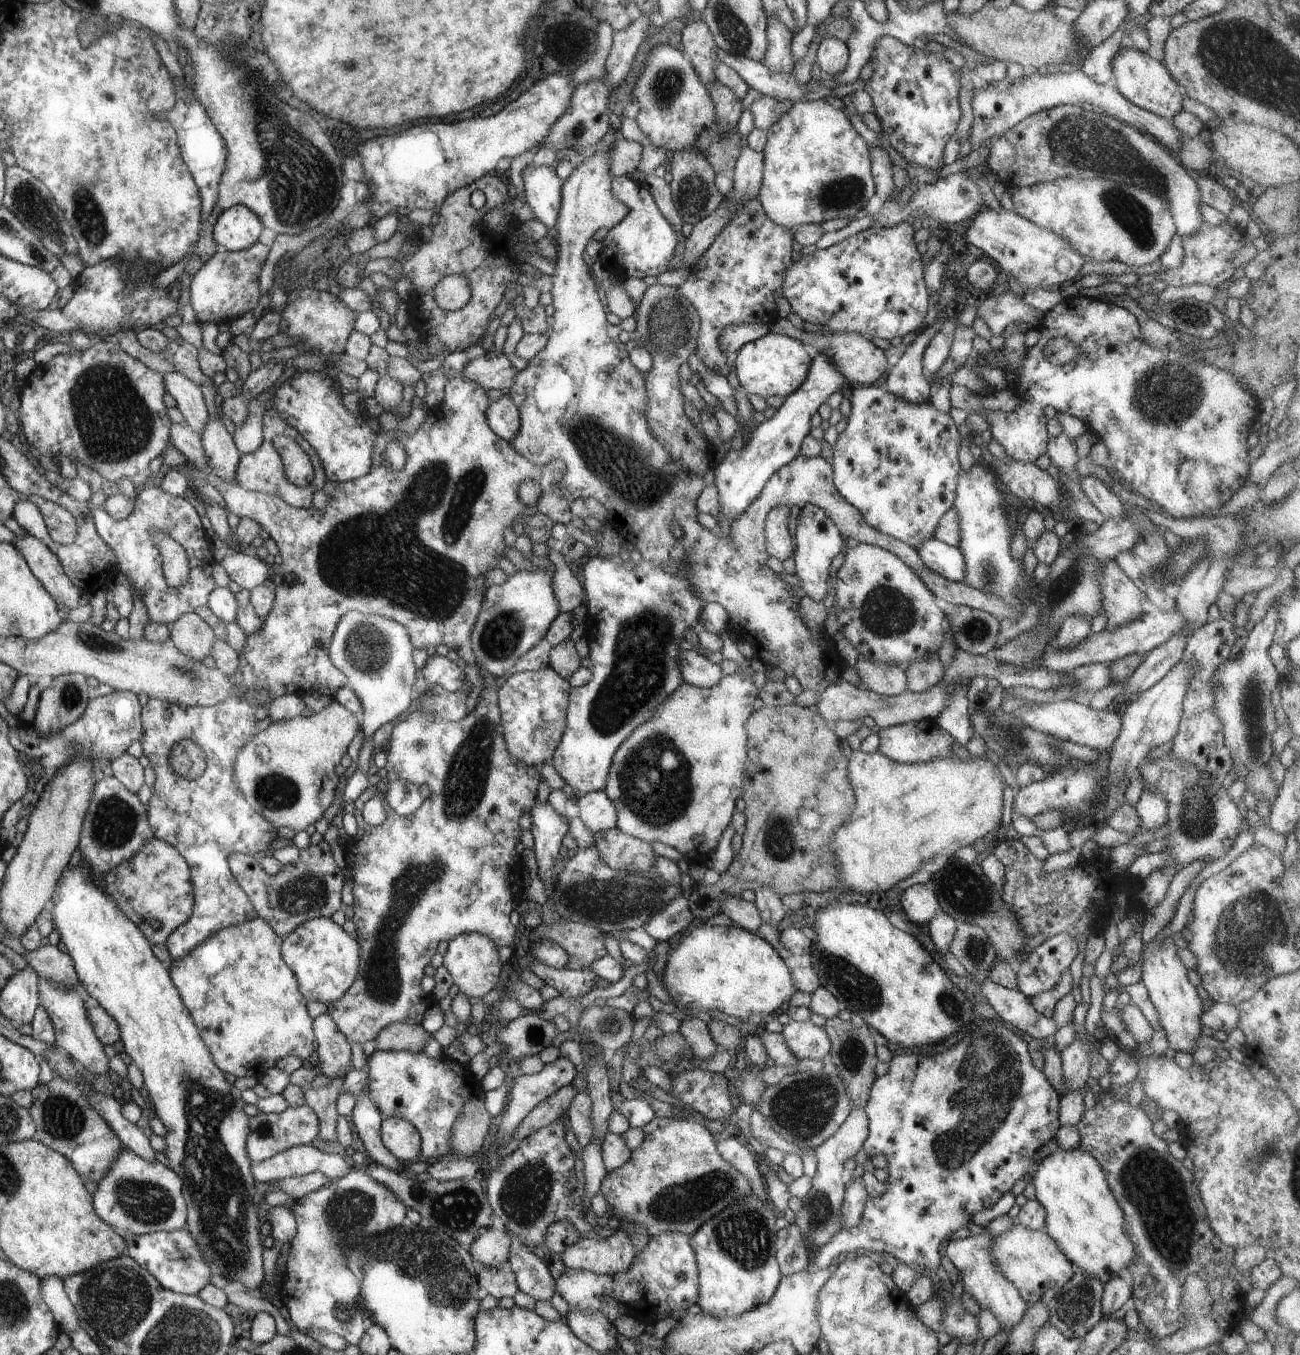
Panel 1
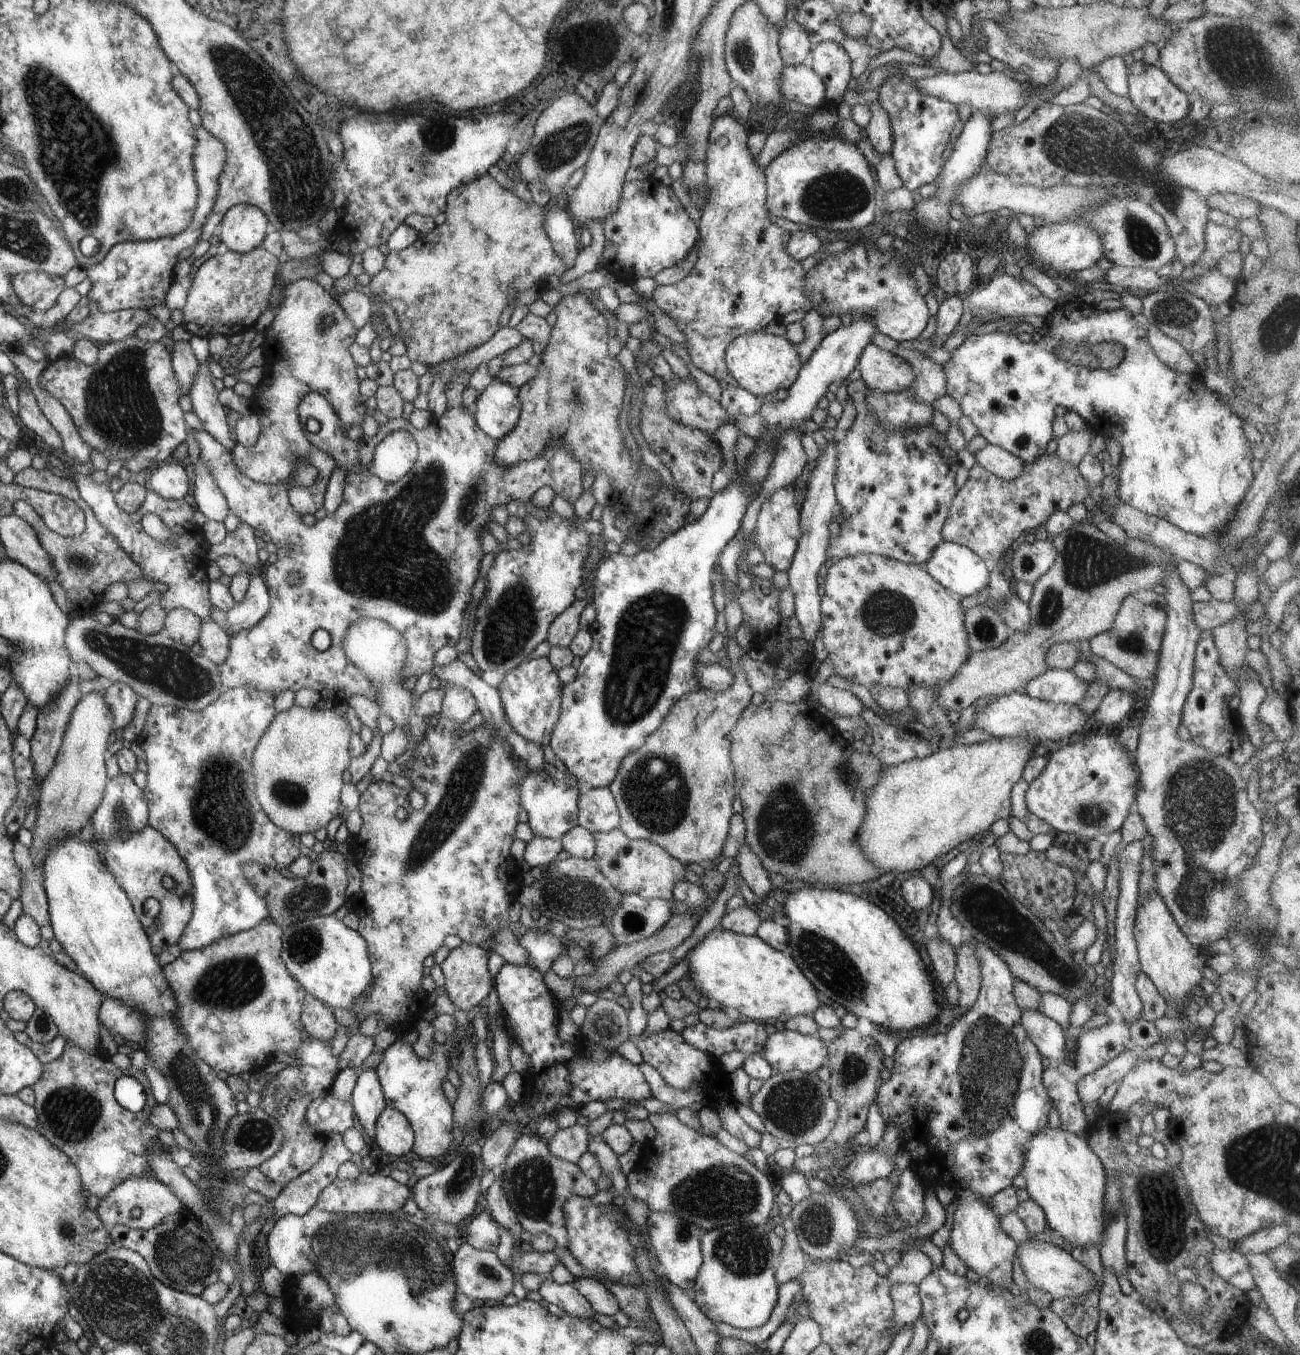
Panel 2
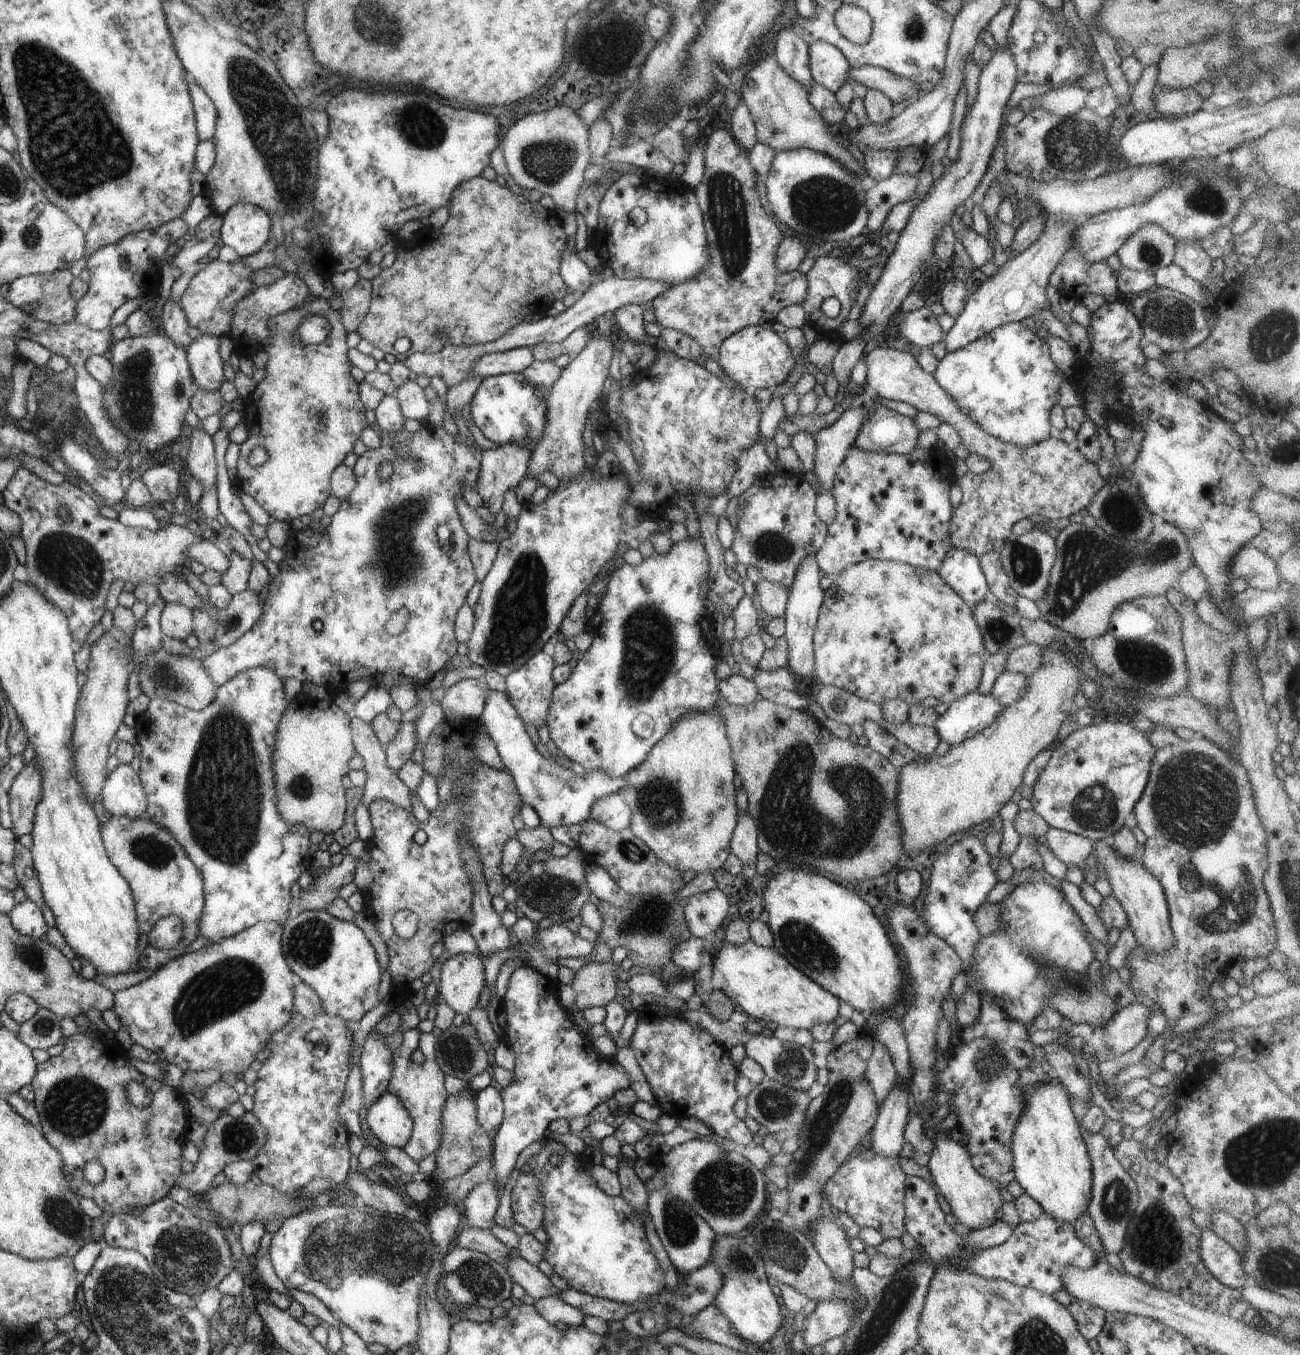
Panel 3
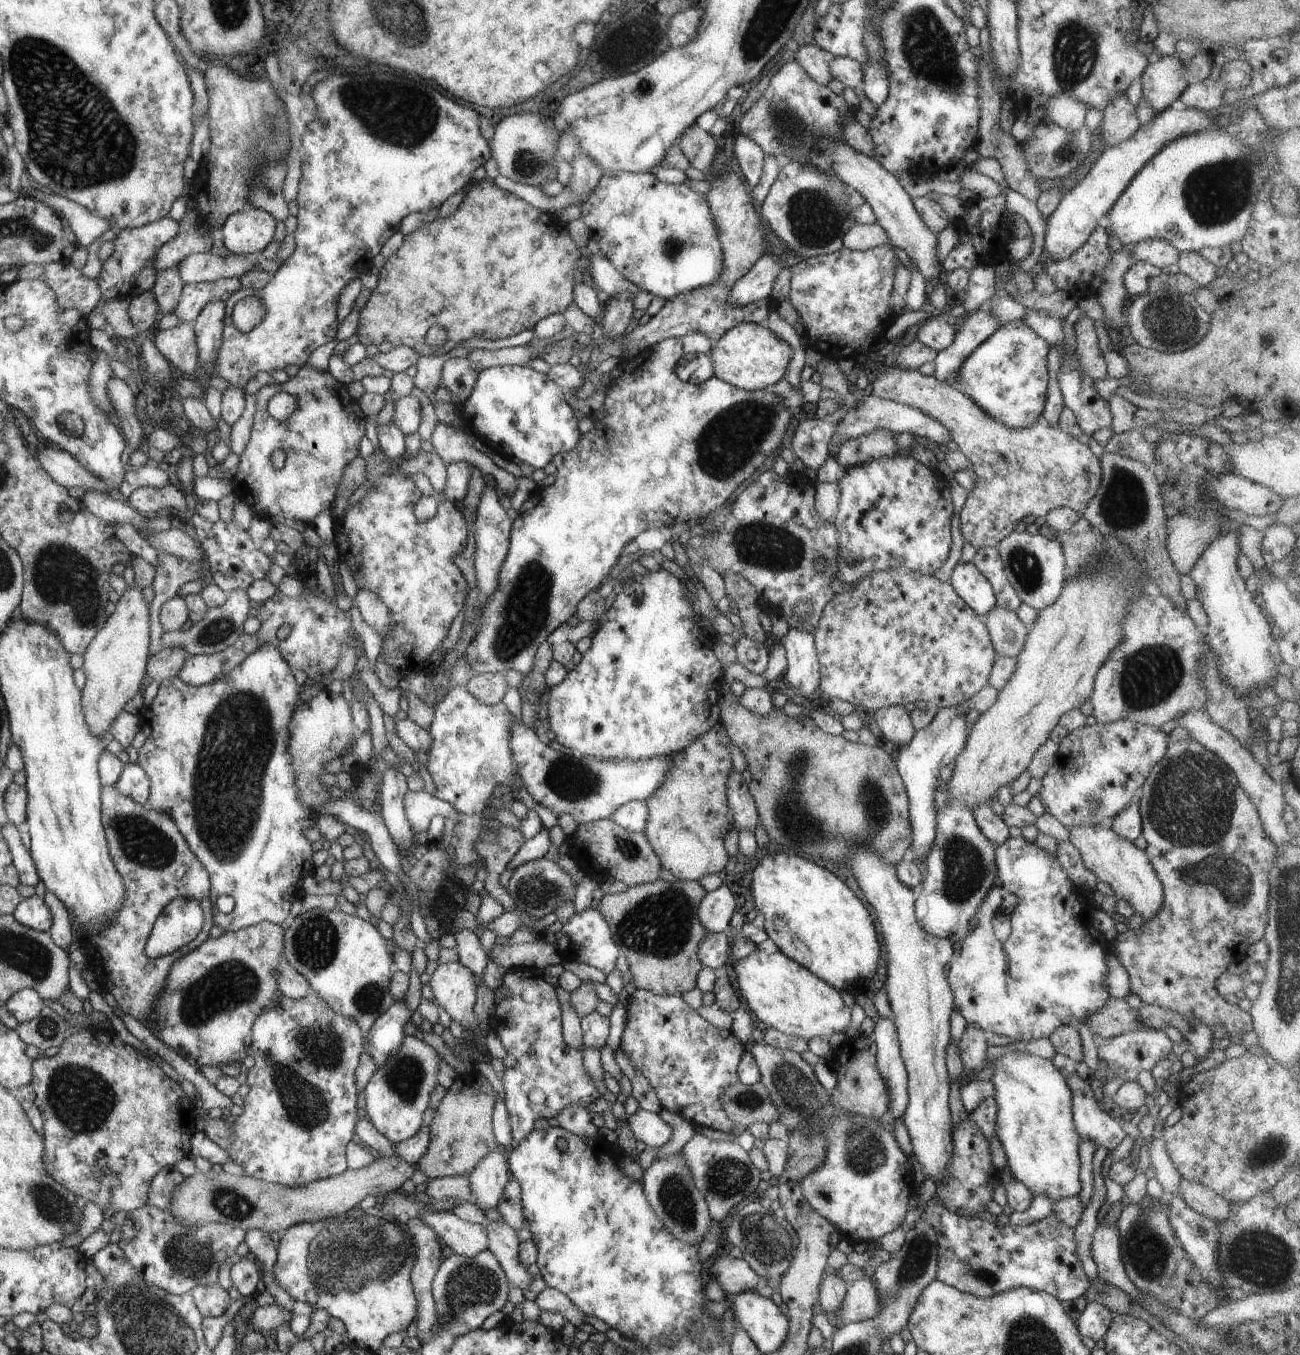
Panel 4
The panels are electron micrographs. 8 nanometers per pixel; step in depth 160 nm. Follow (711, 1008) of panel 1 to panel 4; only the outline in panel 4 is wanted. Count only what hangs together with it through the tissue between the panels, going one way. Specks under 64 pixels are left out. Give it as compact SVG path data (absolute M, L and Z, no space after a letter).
M756 949L746 958L733 960L733 965L743 1005L768 1027L805 1041L812 1037L828 1039L834 1032L845 1032L849 1028L851 1009L844 1004L840 991L783 952L776 950L767 954Z

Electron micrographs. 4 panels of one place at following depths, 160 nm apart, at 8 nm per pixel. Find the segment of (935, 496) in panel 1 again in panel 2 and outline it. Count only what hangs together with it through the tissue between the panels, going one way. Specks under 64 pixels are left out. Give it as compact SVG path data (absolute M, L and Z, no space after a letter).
M862 379L847 383L847 392L856 408L856 416L852 426L837 442L834 486L845 519L840 525L839 536L831 538L828 563L862 553L872 553L906 564L923 566L934 549L944 541L941 530L958 492L955 478L960 459L946 439L947 433L940 432L932 424L919 429L889 431L875 419L867 399L869 391L870 388Z

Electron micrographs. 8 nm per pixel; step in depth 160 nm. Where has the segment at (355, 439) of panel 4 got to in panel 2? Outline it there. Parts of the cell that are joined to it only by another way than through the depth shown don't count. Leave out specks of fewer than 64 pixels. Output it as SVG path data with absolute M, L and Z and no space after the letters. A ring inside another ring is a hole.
M300 279L284 286L274 320L264 334L262 347L266 361L260 384L268 383L268 386L264 394L250 397L251 412L259 416L261 433L253 447L246 448L236 443L232 450L233 460L240 471L254 482L271 485L285 480L290 483L287 493L296 512L302 517L314 515L323 506L329 478L338 466L333 457L316 448L308 439L297 408L309 392L316 391L330 400L346 430L351 424L362 425L366 406L360 391L360 379L356 375L357 361L349 351L356 342L357 328L320 283L314 279ZM327 317L331 317L333 323L325 325ZM300 457L308 459L319 470L312 486L296 485L289 478Z

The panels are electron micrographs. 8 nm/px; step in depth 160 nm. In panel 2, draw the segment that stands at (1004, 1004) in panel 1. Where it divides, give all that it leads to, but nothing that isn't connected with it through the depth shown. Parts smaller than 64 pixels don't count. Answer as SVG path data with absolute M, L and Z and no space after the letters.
M1020 1009L1020 1022L1028 1038L1036 1045L1042 1057L1052 1060L1053 1066L1064 1063L1066 1054L1064 1029L1059 1022L1048 1018L1043 1012Z

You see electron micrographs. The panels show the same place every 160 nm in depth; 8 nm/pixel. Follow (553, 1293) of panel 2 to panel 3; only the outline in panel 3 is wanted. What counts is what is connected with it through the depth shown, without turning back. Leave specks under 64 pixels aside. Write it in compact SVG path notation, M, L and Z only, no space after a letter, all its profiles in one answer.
M517 1252L509 1255L505 1267L513 1282L520 1284L525 1294L529 1294L536 1301L547 1296L561 1298L561 1290L550 1280L550 1277L544 1275L537 1265L524 1260Z

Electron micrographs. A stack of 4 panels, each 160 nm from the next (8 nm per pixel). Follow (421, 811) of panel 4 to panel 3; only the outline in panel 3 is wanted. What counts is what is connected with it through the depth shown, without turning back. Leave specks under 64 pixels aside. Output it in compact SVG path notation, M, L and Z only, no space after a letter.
M357 716L351 720L352 745L364 759L367 776L361 802L368 806L376 799L392 801L412 813L411 790L388 766L385 745L376 738L372 725Z

